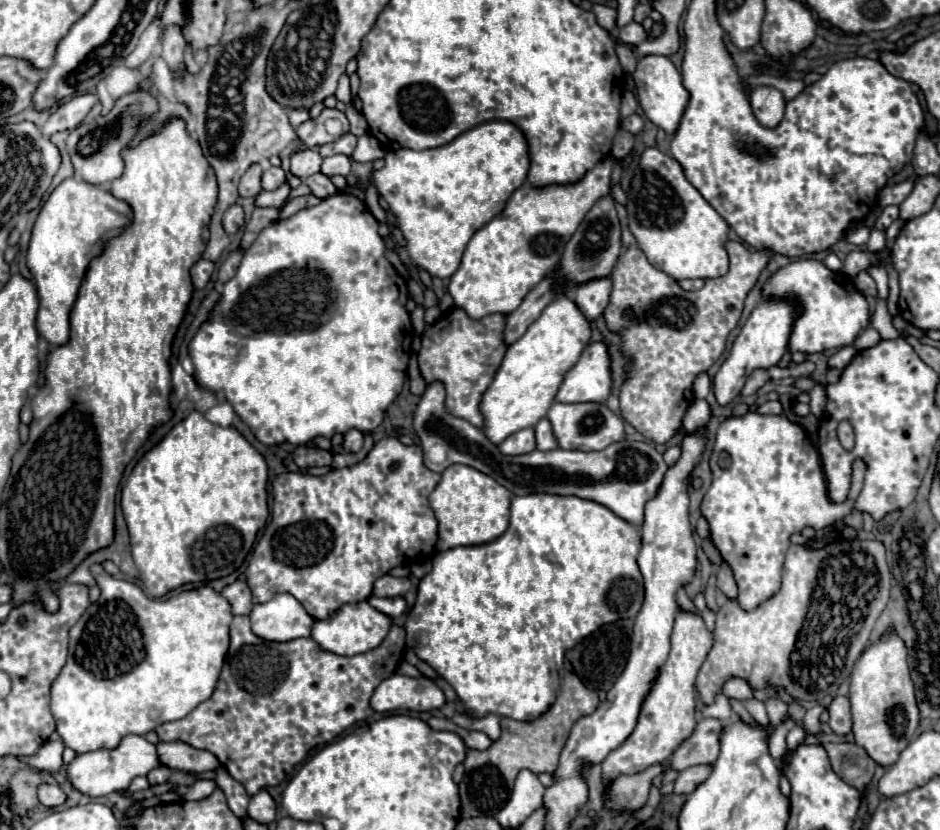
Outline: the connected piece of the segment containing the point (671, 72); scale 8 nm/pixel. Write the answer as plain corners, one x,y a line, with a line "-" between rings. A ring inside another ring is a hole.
644,56
634,72
634,82
636,82
636,92
638,92
638,102
644,110
644,114
658,126
662,128
668,136
674,136
678,130
678,124
682,120
682,114
688,106
690,92
684,88
680,72
674,68
670,58
666,56

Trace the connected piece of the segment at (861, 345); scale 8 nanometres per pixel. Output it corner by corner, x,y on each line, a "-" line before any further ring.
869,327
856,338
854,346
858,351
862,351
876,345
880,340
881,337
877,330

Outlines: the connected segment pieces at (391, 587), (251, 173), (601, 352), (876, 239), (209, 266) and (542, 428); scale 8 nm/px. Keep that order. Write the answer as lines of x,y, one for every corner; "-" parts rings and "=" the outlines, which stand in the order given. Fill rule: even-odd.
390,574
378,578
374,582
374,596
378,598
394,598
394,596
404,596
410,588
408,578
394,578
=
260,164
250,166
250,170
246,170
246,174
240,180
240,186
238,186
240,196
244,196
244,198
246,196
258,196
262,192
260,176
262,176
262,166
=
594,342
584,348
578,362
566,372
558,392
556,402
606,402
610,396
610,360
606,346
=
872,230
872,234
870,234
870,240
868,240
868,244
866,244
866,248
868,248
868,252
882,252
884,250
884,246
886,246
886,236
884,236
884,232
880,232
880,230
=
198,260
198,262
190,268
190,276
192,276
194,288
196,288
196,290
202,290
202,288
208,284
212,272
214,272
214,262
210,262
210,260
=
542,418
534,426
534,432
536,432
536,448
538,450
554,450
554,448
558,448
558,442
554,442
554,434
550,430
548,418

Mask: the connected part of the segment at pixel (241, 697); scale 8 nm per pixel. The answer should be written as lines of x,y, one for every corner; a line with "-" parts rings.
234,616
230,624
228,658
214,694
206,702
198,704
188,716
160,724
156,734
164,742
180,740
190,742
194,748
210,750
228,770
228,774
244,786
248,796
252,796
262,788
278,786
282,780
286,780
292,768
300,764
314,746
328,744
354,724
370,718
374,712
368,700
376,686
396,672
404,656
404,644
404,628
392,626
380,646
348,658
320,650
312,638
298,638
290,642
262,640
250,630
248,616

